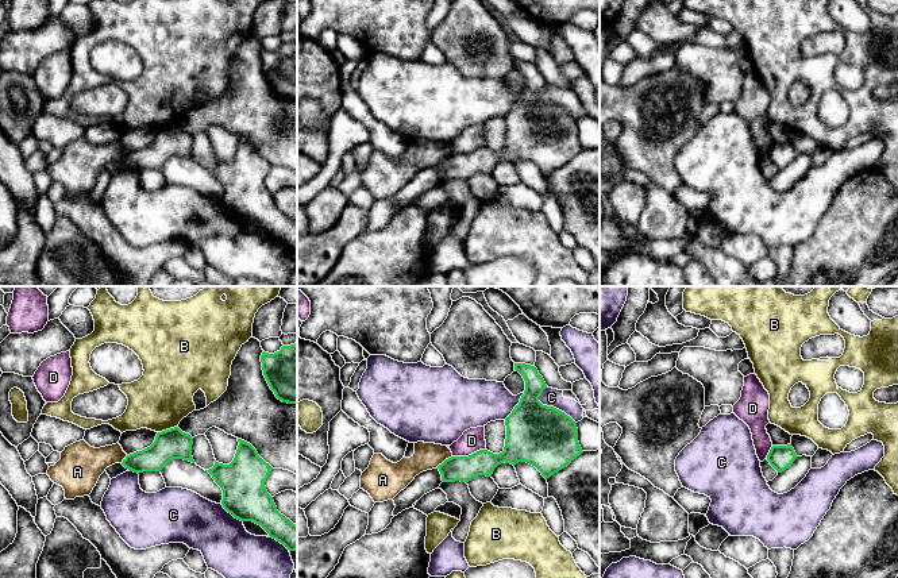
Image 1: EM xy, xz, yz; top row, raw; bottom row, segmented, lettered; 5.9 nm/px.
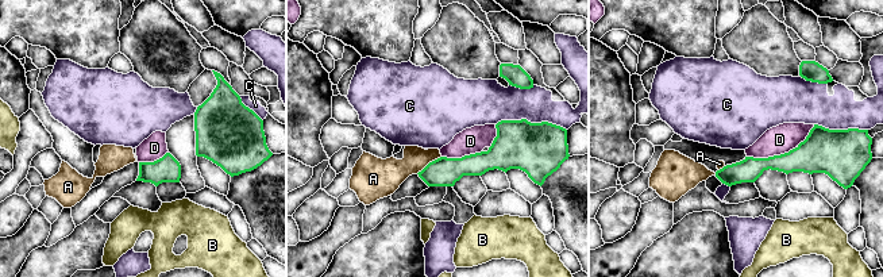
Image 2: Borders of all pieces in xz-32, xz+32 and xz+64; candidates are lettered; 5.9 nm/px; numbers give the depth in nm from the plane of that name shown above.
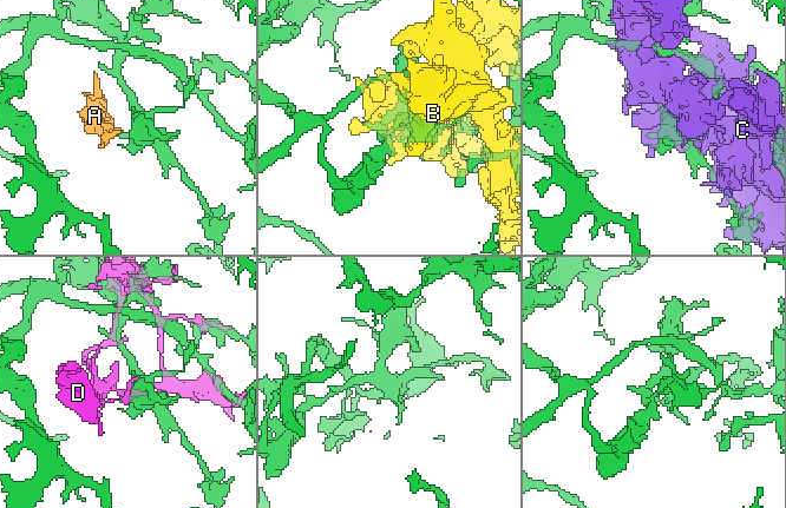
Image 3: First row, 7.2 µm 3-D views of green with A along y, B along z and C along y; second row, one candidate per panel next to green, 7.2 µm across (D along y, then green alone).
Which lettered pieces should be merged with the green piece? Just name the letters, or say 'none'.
none

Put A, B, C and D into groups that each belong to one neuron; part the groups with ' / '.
A / B / C / D

